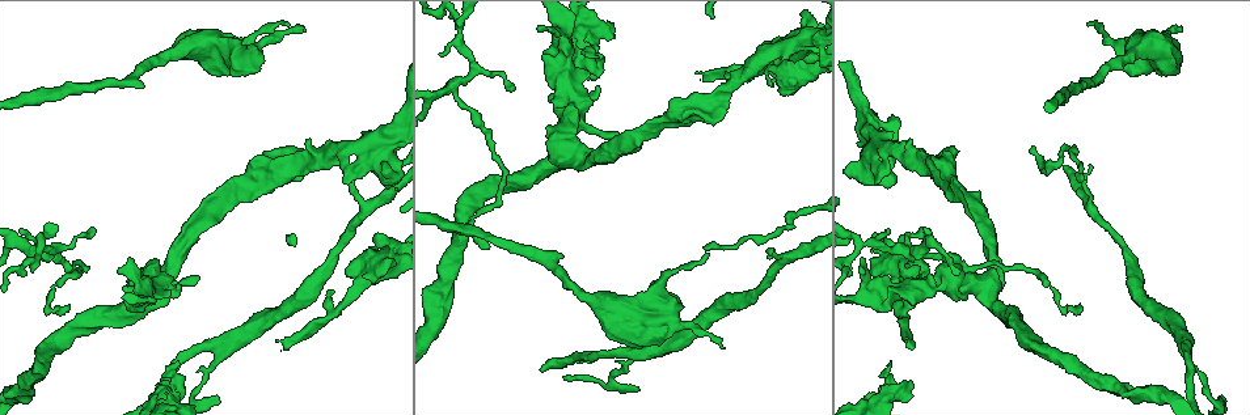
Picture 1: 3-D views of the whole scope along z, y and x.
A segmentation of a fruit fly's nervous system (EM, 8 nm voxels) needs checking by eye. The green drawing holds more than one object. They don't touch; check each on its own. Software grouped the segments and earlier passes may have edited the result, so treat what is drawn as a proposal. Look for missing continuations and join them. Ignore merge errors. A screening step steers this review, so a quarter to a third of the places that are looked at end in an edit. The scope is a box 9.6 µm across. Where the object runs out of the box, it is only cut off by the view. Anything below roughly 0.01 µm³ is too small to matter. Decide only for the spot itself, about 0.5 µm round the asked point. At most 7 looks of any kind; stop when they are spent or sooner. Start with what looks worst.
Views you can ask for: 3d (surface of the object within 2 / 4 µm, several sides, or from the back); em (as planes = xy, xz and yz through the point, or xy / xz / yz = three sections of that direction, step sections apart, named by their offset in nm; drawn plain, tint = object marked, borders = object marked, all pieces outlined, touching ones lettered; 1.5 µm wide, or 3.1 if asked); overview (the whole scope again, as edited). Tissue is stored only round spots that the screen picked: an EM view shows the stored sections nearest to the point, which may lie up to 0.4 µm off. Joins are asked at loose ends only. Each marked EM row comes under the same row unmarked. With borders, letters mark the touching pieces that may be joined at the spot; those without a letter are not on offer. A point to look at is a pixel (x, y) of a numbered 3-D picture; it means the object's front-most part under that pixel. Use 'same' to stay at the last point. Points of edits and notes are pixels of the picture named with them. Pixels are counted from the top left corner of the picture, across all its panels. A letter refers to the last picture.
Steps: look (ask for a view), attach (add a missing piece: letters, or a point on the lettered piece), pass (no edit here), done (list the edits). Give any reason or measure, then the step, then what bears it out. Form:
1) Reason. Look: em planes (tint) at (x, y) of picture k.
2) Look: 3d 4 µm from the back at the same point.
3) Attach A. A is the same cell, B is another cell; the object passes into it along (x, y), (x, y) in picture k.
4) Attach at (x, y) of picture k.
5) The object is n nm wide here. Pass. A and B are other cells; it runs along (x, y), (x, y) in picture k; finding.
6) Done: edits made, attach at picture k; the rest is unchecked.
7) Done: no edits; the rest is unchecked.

Tapers out. Look: em planes (borders) at (304, 28) of picture 1.

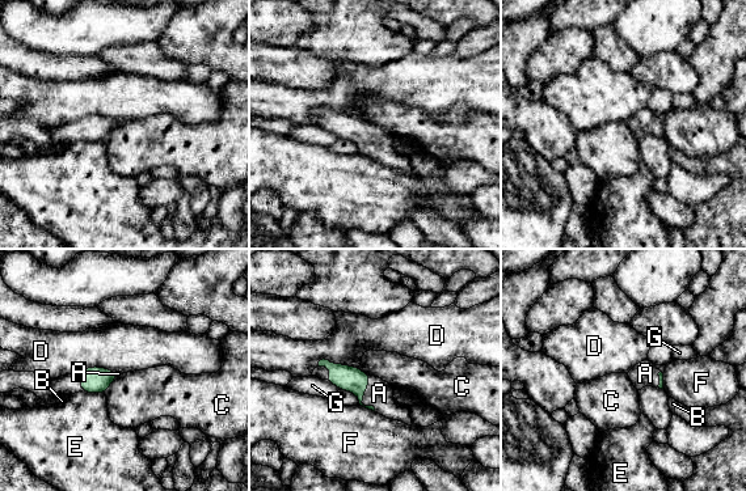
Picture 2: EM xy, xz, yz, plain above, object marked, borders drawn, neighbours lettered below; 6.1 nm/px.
Attach A. A is the same cell, B, C, D, E, F and G are other cells; the object passes into it along (345, 377), (363, 396), (379, 393) in picture 2; it goes on there.

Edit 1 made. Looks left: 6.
Branch stops here. Look: em xy step 4 (tint) at (694, 72) of picture 1.

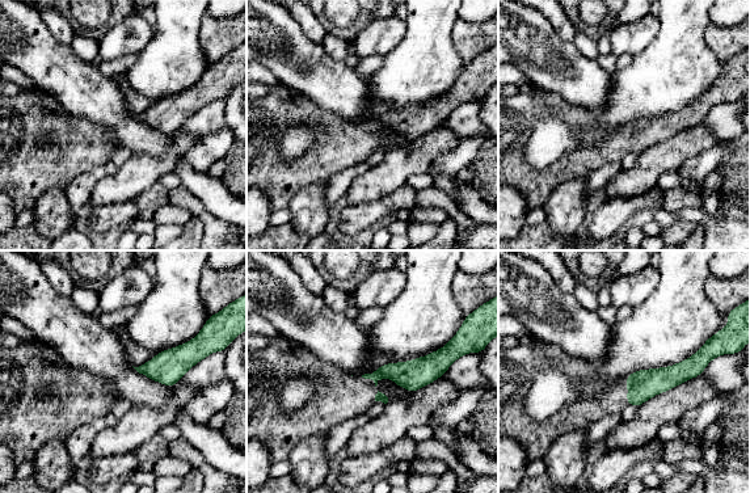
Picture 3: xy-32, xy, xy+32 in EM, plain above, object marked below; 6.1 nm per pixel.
Look: em planes (borders) at the same point.

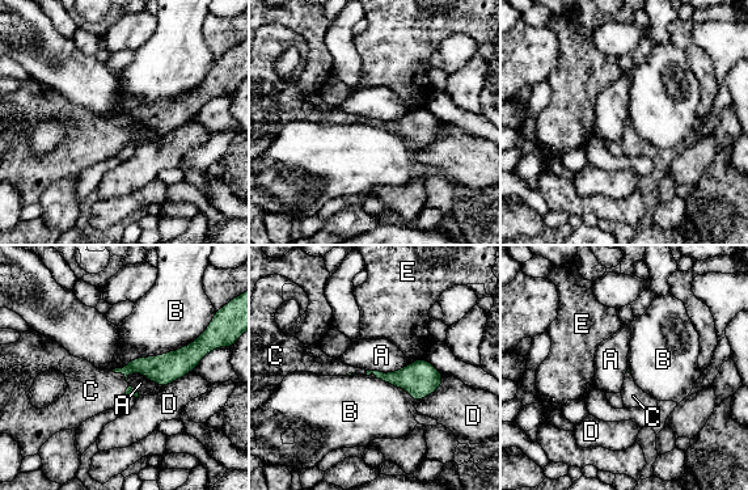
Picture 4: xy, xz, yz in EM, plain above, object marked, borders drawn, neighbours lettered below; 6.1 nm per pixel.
Attach C. C is the same cell, A, B, D and E are other cells; the object passes into it along (161, 370), (121, 372), (91, 391) in picture 4; the cell continues.

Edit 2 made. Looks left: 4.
Look: 3d 2 µm at (880, 181) of picture 1.

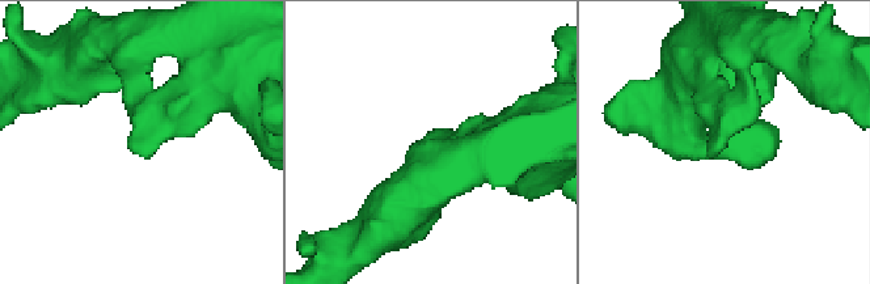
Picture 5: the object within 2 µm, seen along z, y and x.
Look: em 3.1 µm planes (borders) at (428, 139) of picture 5.

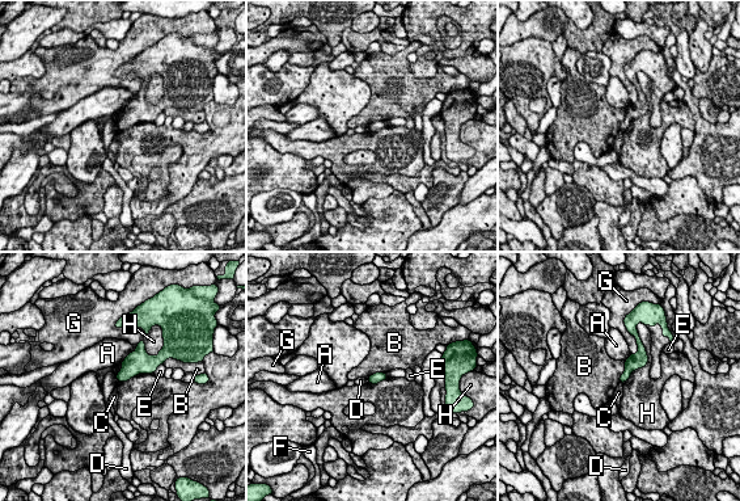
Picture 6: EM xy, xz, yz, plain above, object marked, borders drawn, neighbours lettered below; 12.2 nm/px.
The longest contact is with H, 600 nm. Pass. A, B, C, D, E, F, G and H are other cells; a border runs along (625, 362), (625, 370), (618, 382) in picture 6; no lettered piece goes on from it.

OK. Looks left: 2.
Done: edits made, attach at picture 2, attach at picture 4; the rest is unchecked.

